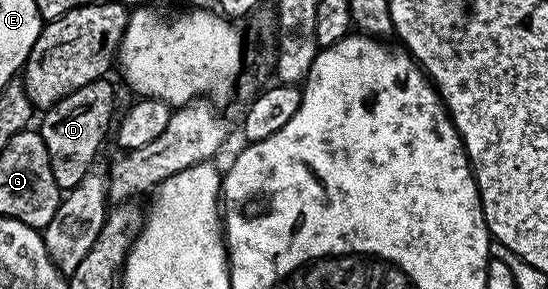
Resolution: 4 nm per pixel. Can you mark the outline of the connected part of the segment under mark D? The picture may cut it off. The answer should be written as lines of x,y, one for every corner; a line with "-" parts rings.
105,78
95,80
86,86
82,86
82,90
74,90
74,94
66,94
66,98
62,98
62,102
58,102
52,108
47,109
43,113
44,116
38,125
38,131
42,142
46,142
46,154
50,154
50,170
54,170
54,182
58,182
58,186
62,190
71,190
78,186
78,182
82,182
82,178
86,178
86,174
93,171
96,155
100,152
100,147
104,144
104,139
109,139
112,124
112,111
116,108
116,88
111,84
111,79

